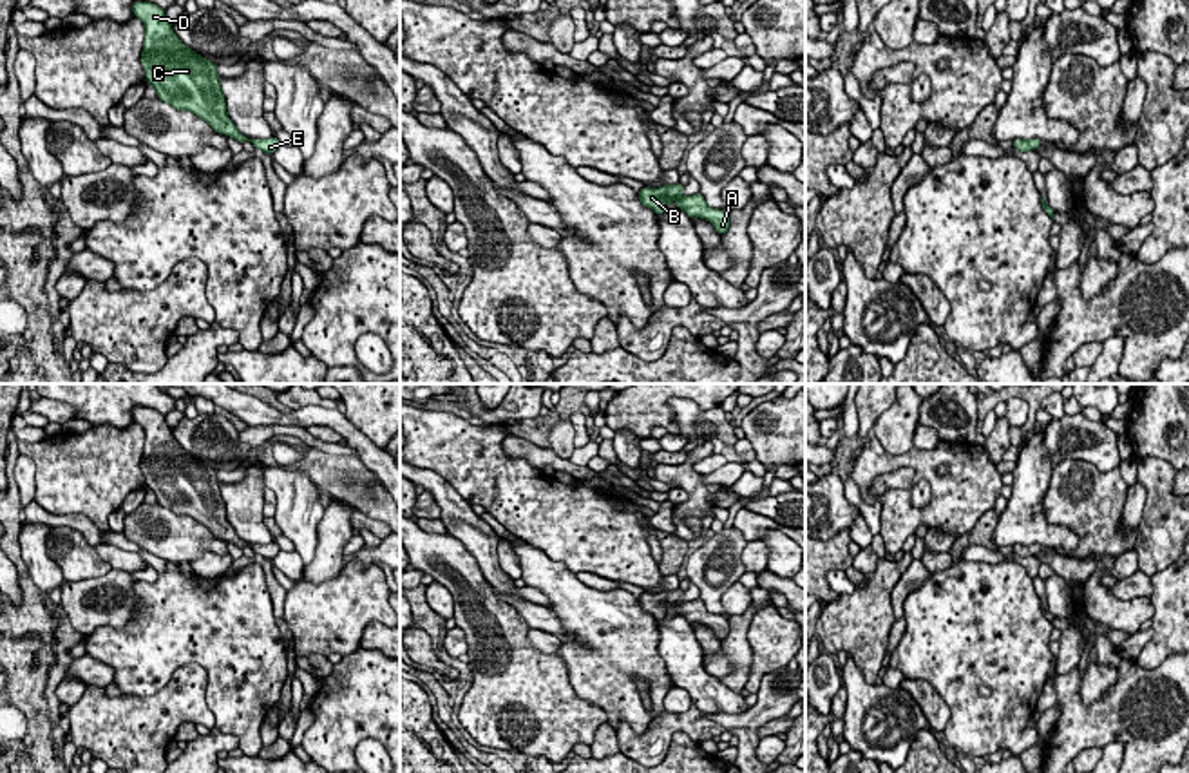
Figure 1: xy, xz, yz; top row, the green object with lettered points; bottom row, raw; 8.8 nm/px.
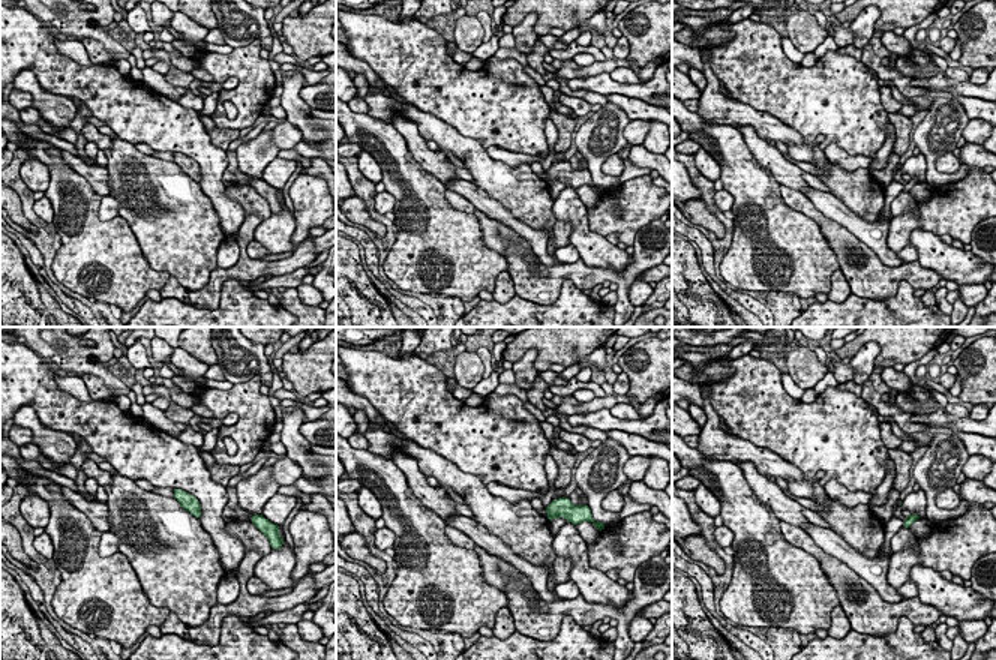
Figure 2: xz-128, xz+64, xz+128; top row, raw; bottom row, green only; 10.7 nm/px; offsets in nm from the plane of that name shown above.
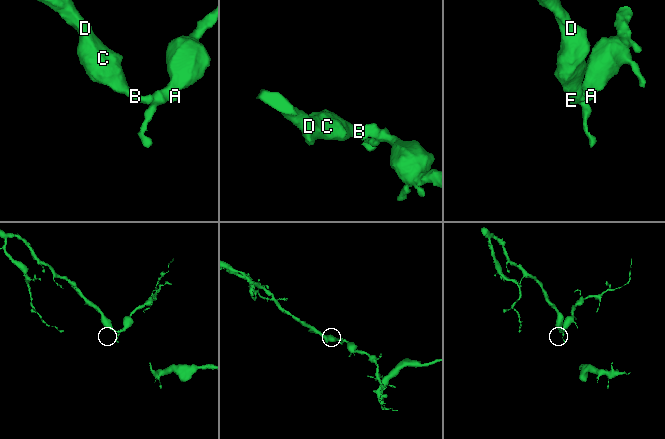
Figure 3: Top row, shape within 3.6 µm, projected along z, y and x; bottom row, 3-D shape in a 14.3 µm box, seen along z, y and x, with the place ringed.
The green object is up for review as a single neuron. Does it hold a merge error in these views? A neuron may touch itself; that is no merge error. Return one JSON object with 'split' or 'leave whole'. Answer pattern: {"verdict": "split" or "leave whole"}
{"verdict": "leave whole"}

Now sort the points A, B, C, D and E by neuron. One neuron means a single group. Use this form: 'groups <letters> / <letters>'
groups A B C D E

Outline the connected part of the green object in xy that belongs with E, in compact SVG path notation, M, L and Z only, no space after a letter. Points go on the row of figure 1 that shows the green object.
M139 0L132 4L132 13L145 25L141 65L161 101L195 114L215 132L232 136L239 143L252 141L255 148L270 156L281 147L275 136L252 139L237 130L226 114L217 65L177 38L165 9Z

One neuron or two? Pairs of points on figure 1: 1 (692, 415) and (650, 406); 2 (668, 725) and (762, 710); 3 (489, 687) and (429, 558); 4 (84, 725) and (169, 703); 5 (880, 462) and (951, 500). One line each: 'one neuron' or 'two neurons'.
1: two neurons
2: one neuron
3: one neuron
4: one neuron
5: one neuron

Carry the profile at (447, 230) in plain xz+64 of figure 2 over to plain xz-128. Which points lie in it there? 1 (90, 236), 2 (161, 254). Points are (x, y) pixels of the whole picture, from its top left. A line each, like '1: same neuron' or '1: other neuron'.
1: same neuron
2: other neuron

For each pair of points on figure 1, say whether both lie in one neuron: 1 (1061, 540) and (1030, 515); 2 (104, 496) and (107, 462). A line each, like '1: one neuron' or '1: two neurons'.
1: one neuron
2: one neuron

